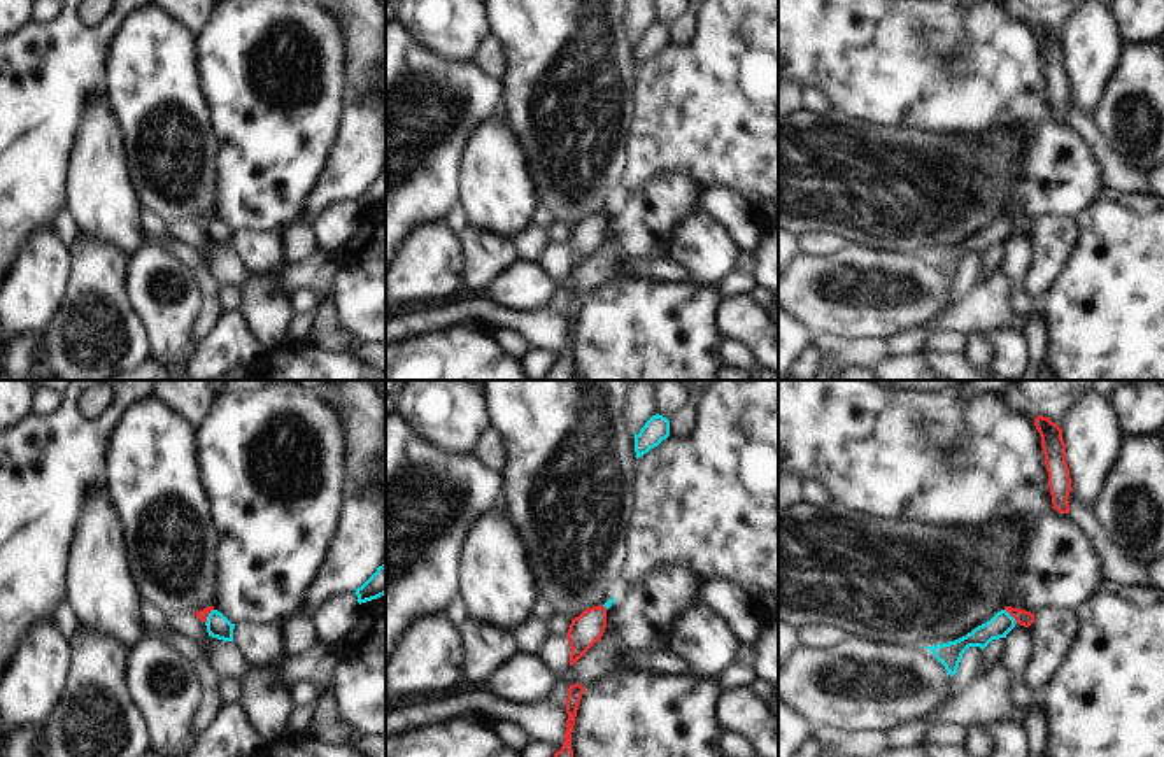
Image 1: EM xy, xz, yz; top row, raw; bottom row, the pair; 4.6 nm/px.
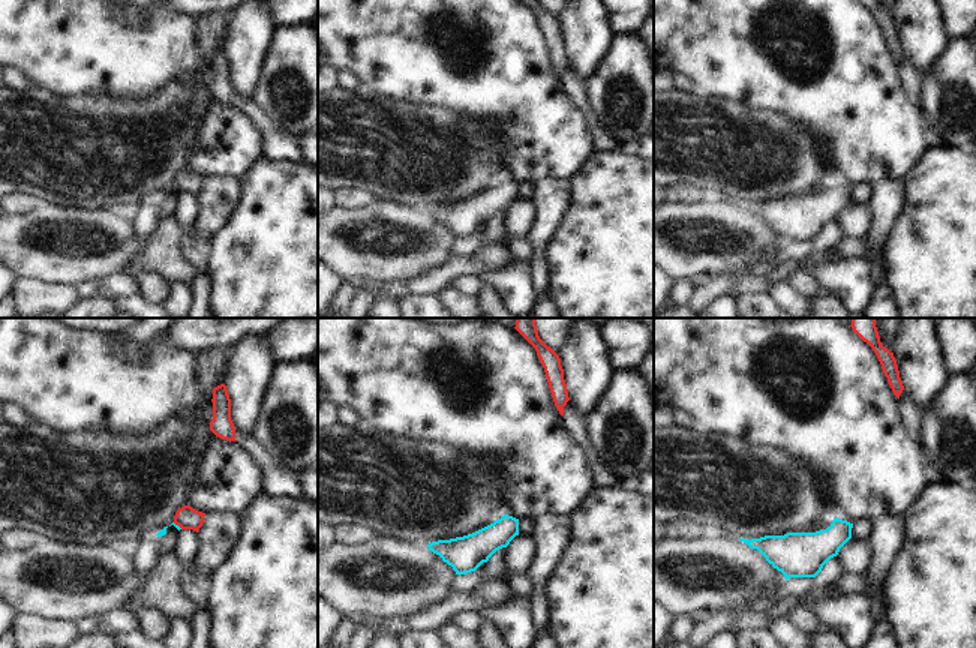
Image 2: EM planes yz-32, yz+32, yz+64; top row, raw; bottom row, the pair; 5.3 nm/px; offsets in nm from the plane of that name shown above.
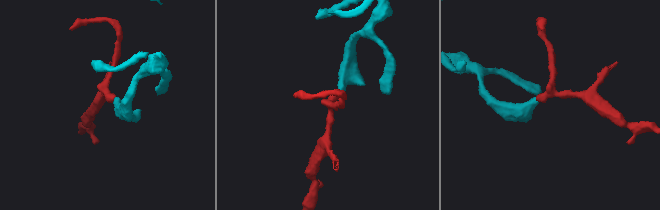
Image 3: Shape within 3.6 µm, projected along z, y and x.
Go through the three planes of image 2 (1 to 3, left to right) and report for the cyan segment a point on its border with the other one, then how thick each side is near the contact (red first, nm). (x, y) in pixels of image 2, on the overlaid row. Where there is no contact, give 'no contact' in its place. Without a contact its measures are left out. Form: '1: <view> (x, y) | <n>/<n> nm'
1: yz-32 (177, 524) | 120/20 nm
2: no contact
3: no contact

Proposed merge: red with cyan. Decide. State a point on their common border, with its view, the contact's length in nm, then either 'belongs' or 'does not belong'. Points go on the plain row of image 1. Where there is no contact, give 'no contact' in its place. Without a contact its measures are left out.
contact yz (1010, 221); length 90 nm; does not belong

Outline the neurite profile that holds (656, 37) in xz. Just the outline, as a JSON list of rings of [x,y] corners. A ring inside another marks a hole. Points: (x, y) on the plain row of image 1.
[[[659,21],[652,23],[645,33],[635,42],[636,67],[657,54],[670,44],[670,28]]]

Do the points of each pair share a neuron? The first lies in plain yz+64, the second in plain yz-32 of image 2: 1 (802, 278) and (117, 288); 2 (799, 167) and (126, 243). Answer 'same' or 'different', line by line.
1: same
2: different

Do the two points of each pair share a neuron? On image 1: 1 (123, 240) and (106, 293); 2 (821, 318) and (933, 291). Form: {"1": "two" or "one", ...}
{"1": "two", "2": "one"}

